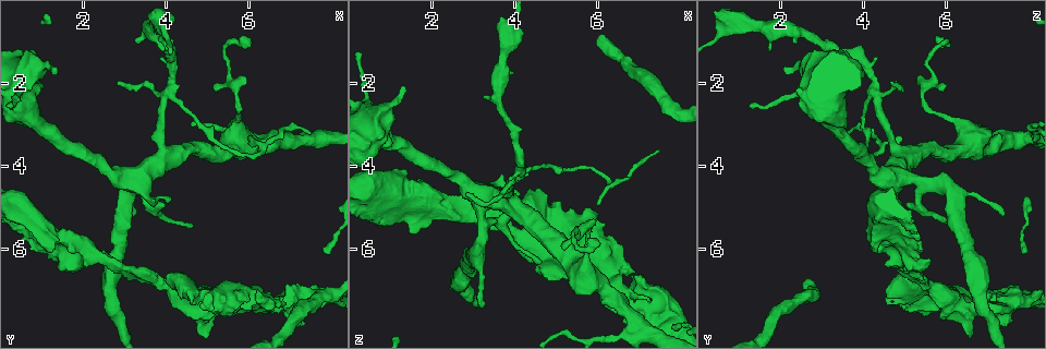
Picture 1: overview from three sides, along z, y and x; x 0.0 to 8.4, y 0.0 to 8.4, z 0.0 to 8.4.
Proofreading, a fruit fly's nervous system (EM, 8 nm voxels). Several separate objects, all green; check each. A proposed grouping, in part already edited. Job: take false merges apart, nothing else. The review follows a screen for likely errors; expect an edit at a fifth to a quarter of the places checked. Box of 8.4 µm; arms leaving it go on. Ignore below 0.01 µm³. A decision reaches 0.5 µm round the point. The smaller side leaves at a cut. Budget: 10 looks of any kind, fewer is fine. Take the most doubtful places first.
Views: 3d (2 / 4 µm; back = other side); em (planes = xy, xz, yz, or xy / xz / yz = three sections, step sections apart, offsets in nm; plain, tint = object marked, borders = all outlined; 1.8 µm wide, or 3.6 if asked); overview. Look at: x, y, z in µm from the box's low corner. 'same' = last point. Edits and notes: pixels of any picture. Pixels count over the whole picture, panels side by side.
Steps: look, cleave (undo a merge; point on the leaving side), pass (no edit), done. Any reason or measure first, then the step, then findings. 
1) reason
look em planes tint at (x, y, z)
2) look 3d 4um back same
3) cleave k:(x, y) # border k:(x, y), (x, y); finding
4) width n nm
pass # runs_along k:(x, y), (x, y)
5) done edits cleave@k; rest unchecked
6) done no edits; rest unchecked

a fork
look 3d 2um at (4.05, 2.20, 4.20)

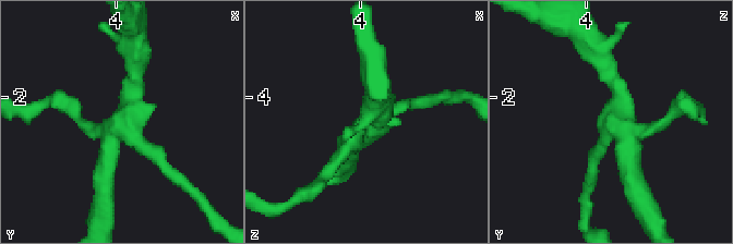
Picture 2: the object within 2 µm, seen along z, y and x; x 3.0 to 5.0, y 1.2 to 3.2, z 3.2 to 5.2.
shape alone is not enough
look em planes tint at (4.04, 2.18, 4.24)

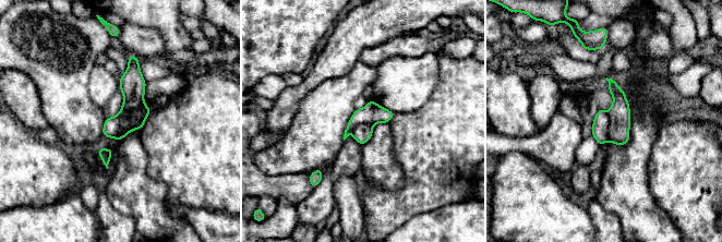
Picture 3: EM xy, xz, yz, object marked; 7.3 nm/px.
width 190 nm
cleave 3:(601, 123) # border 3:(606, 112), (609, 117), (609, 140); two cells meet here

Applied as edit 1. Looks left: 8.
look overview

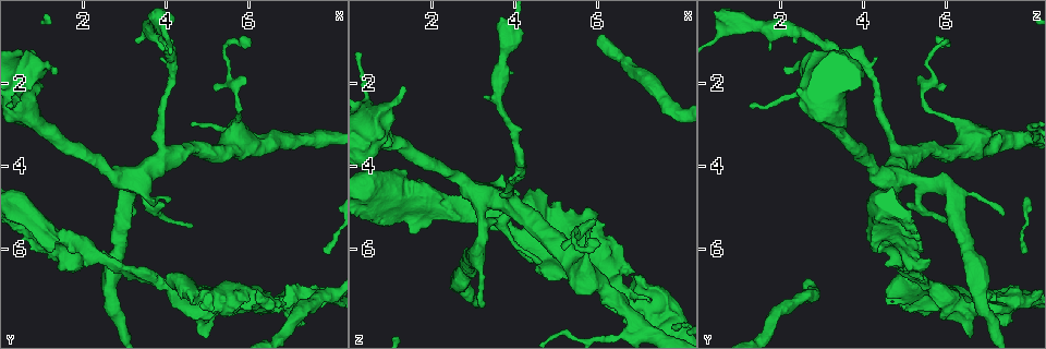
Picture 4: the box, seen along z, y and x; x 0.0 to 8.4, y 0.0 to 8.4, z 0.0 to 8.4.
touches itself
look 3d 2um at (7.25, 7.20, 7.65)

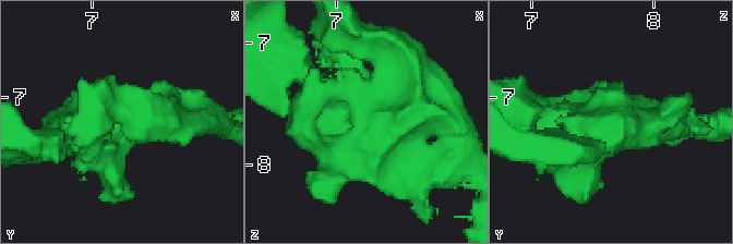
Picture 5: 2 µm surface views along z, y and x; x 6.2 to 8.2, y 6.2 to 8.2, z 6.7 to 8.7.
shape alone is not enough
look em planes tint same

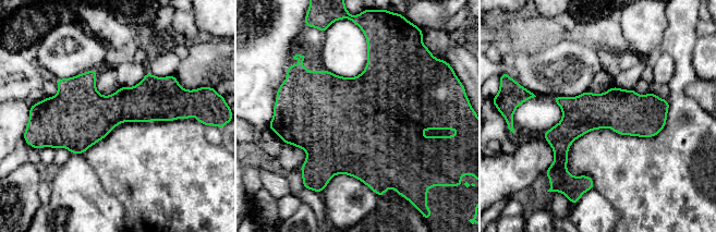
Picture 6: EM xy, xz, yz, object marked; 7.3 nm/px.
pass # runs_along 6:(666, 102), (546, 135); one cell here

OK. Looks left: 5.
closes a loop
look em planes borders at (0.65, 5.75, 5.30)

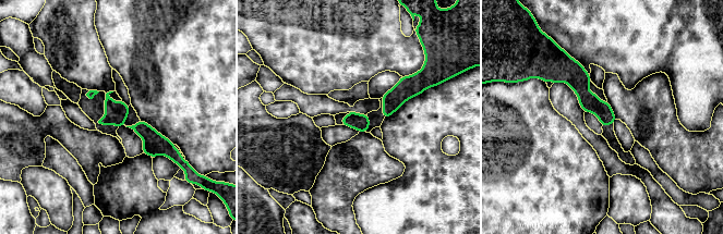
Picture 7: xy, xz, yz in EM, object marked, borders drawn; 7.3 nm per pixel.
pass # runs_along 7:(107, 100), (124, 124), (141, 127), (170, 152); one cell here

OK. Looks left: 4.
thick turns thin
look em 3.6um planes tint at (0.60, 2.70, 3.20)

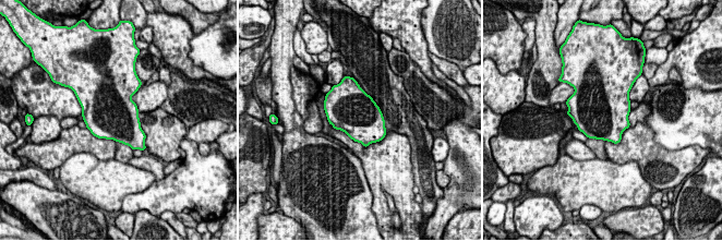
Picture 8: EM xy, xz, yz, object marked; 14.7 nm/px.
pass # continuous, no second cell

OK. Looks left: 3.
done edits cleave@3; rest unchecked

